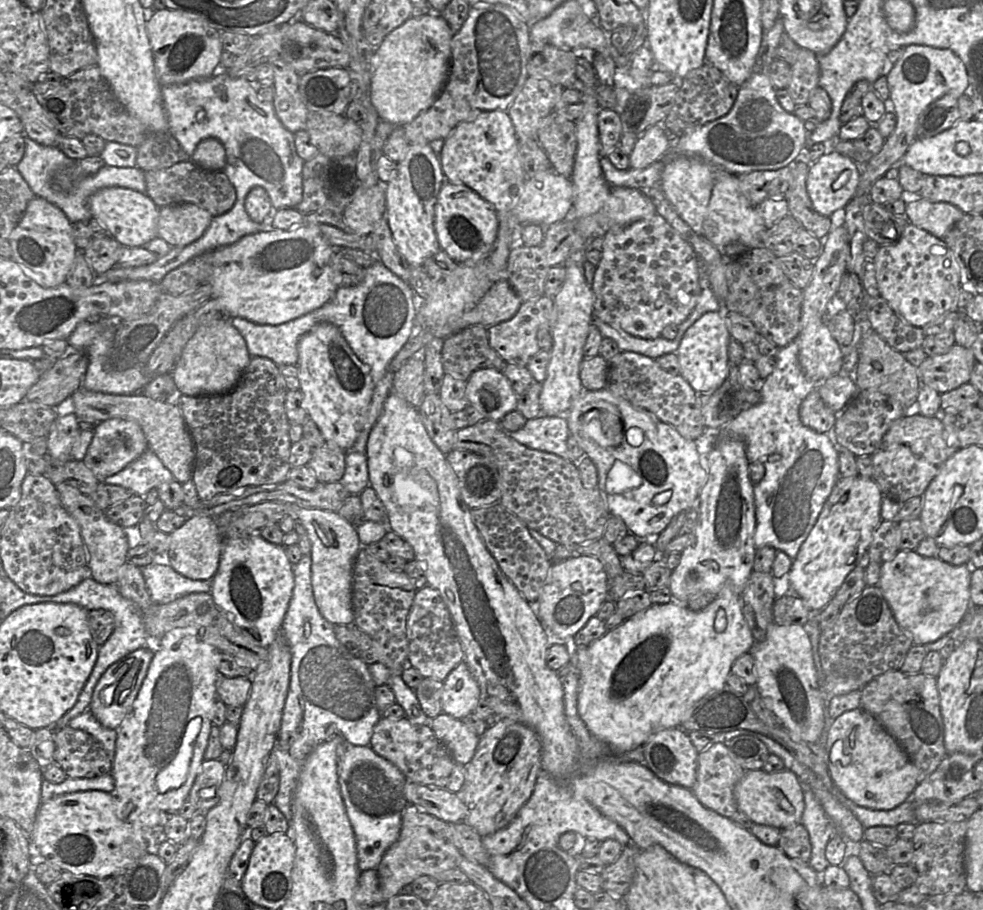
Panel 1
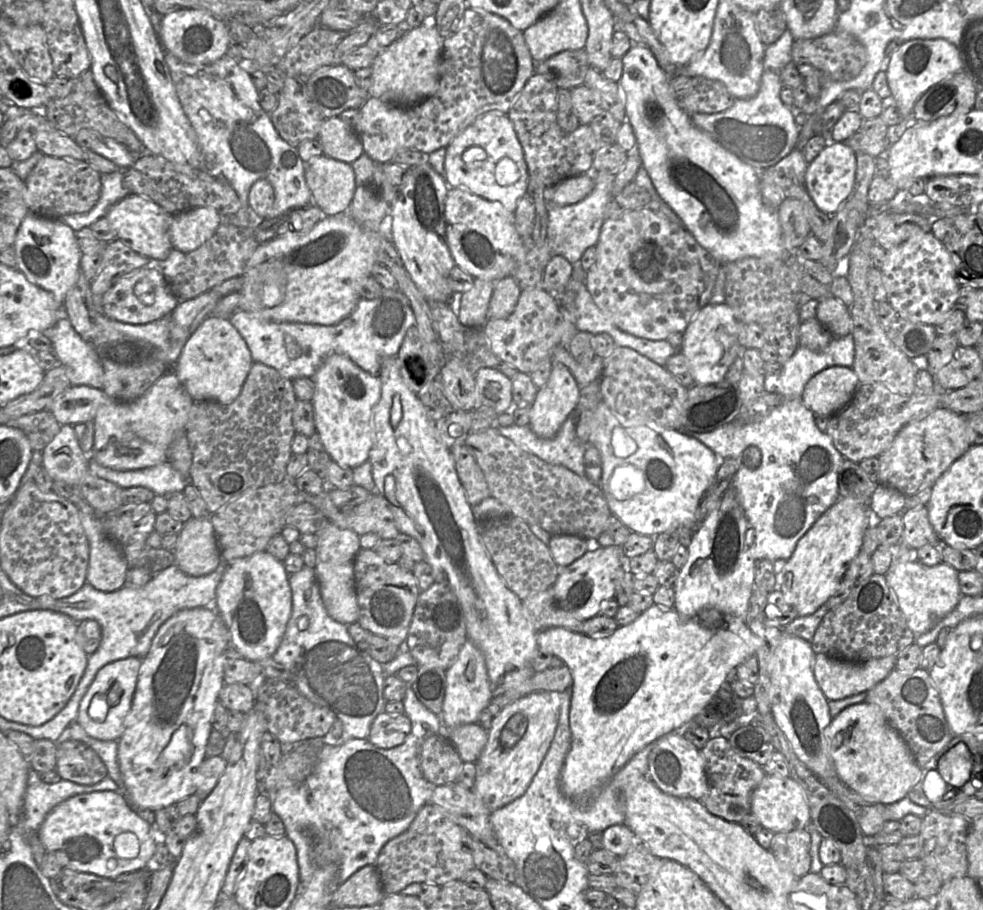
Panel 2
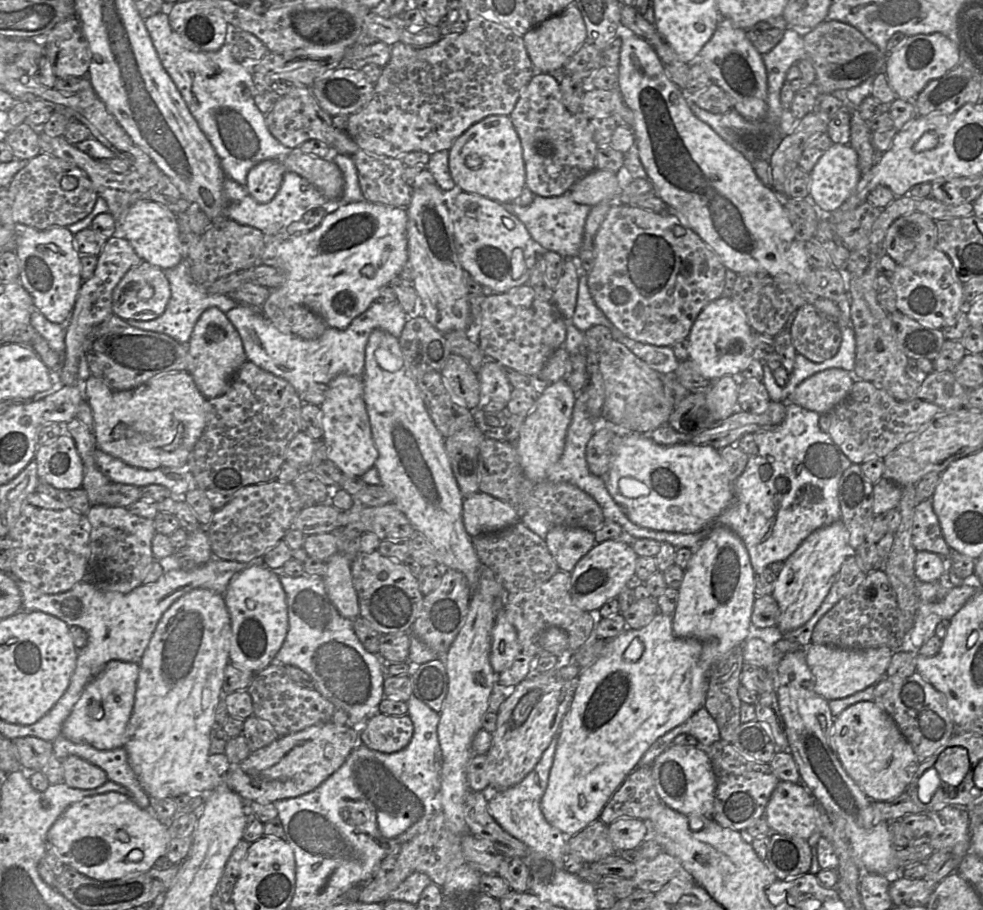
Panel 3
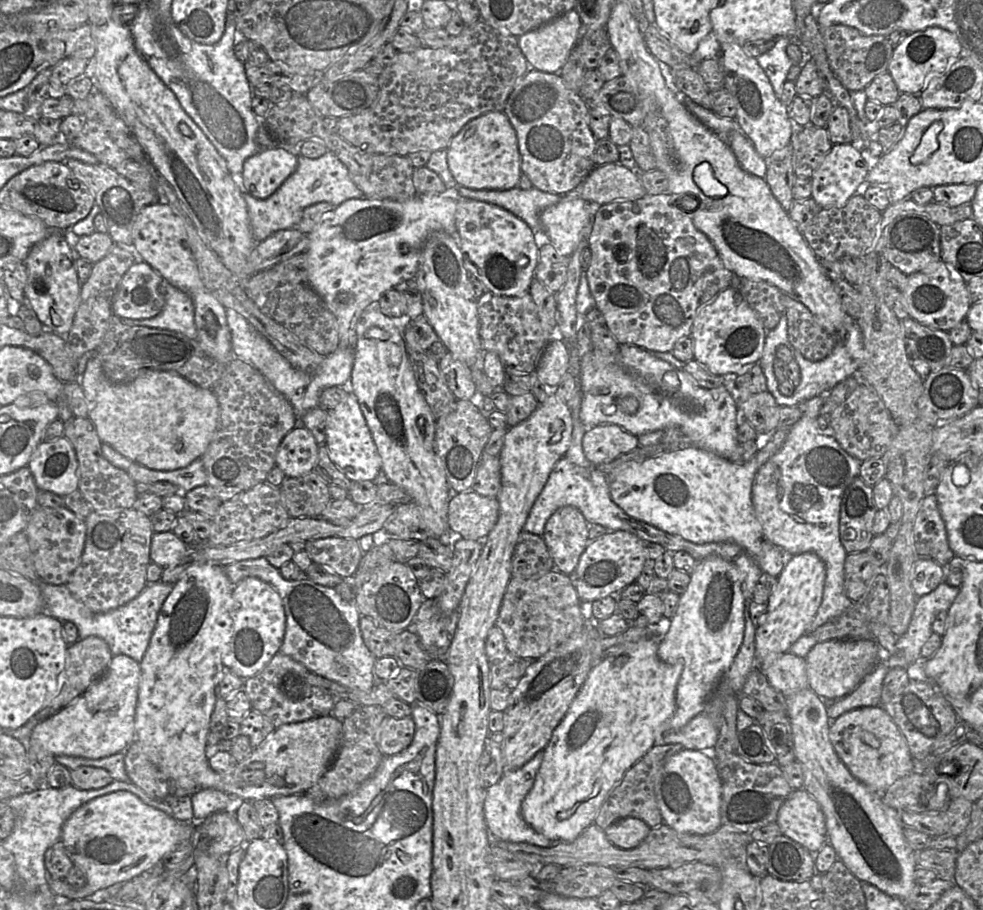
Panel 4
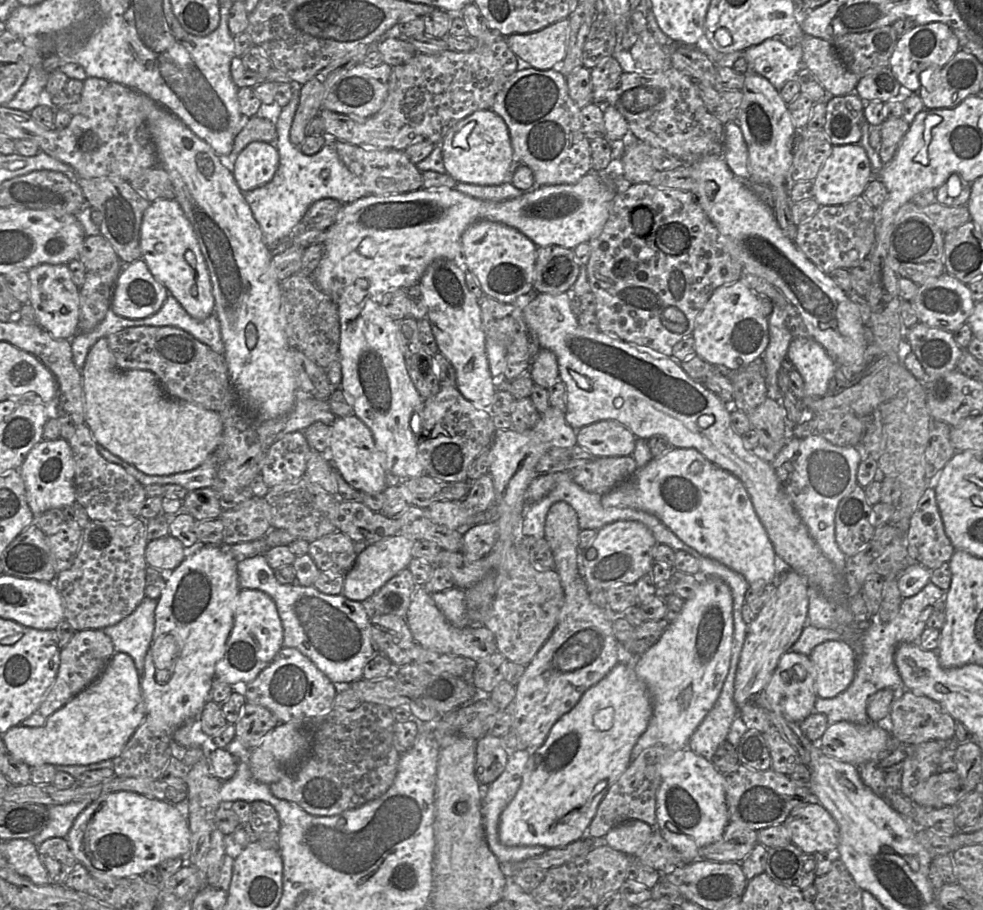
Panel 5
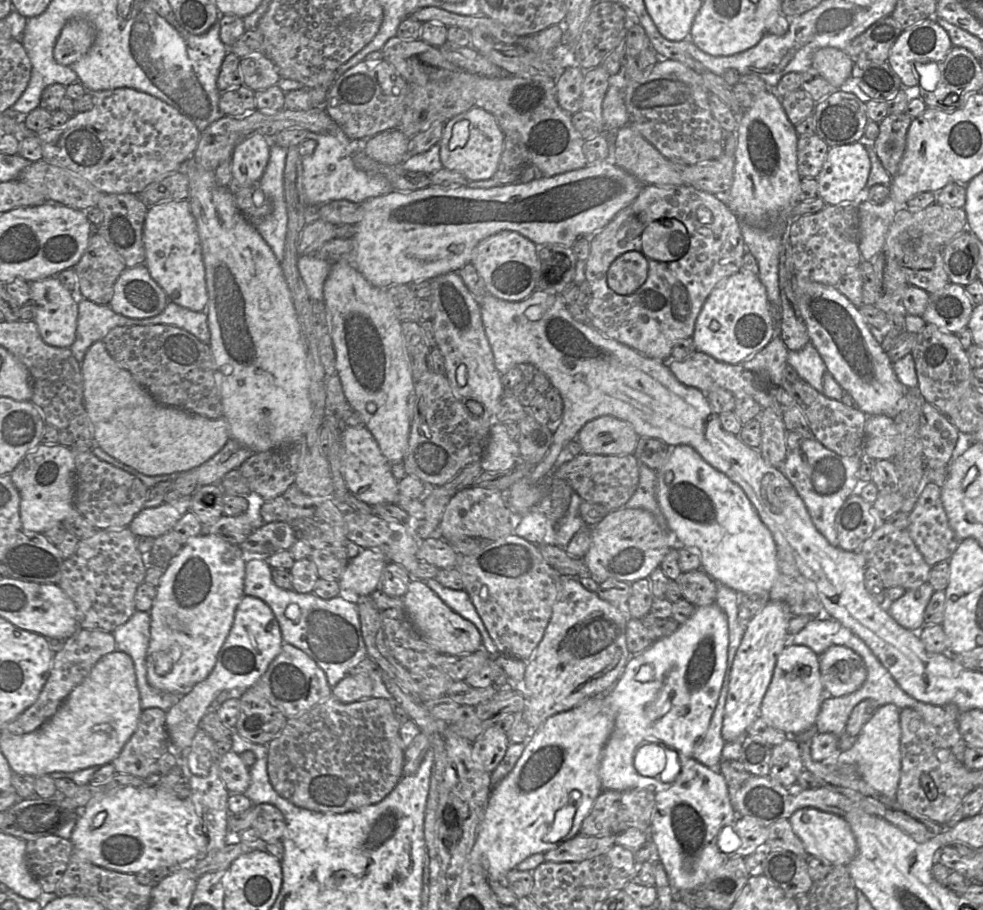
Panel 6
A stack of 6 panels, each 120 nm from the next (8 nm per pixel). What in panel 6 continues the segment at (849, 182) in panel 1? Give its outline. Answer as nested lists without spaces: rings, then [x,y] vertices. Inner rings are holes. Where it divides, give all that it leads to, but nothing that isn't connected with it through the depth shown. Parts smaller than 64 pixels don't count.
[[[861,142],[833,146],[829,148],[818,176],[818,196],[827,205],[857,202],[866,192],[866,183],[871,170],[867,148]]]

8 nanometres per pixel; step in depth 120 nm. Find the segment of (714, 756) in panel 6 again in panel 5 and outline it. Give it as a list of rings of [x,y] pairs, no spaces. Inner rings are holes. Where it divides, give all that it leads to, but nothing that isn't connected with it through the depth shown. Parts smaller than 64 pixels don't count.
[[[741,653],[732,661],[720,695],[690,738],[688,749],[711,761],[719,745],[726,740],[731,724],[739,715],[734,701],[734,683]]]

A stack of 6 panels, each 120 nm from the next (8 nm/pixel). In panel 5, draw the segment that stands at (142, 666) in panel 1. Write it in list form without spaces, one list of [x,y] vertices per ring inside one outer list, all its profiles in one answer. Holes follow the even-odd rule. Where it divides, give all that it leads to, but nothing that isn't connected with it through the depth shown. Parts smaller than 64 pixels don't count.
[[[115,652],[100,676],[93,683],[87,686],[84,690],[82,690],[76,696],[71,698],[65,705],[63,705],[61,708],[59,708],[50,716],[48,716],[48,718],[41,726],[27,727],[17,725],[10,727],[5,733],[3,733],[2,740],[8,754],[14,757],[15,759],[26,763],[29,766],[41,765],[44,763],[49,763],[52,765],[90,765],[104,760],[114,759],[115,757],[120,755],[126,743],[129,741],[133,733],[142,724],[146,717],[146,709],[140,687],[140,681],[141,677],[137,672],[133,659],[126,653]]]

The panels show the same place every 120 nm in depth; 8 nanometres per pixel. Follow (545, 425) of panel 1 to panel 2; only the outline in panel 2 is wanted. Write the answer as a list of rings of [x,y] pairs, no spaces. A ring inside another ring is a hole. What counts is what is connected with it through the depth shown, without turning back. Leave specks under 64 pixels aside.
[[[573,414],[565,420],[559,431],[549,439],[538,437],[529,426],[497,426],[499,433],[541,460],[561,465],[581,477],[586,477],[584,454],[586,445],[576,435]]]

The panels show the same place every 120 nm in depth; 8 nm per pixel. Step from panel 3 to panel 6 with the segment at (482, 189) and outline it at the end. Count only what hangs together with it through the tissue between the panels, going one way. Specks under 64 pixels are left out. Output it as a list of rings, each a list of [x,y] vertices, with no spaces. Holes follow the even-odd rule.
[[[473,106],[445,123],[439,142],[440,159],[444,168],[463,175],[468,181],[488,180],[497,171],[504,142],[505,134],[495,116]]]

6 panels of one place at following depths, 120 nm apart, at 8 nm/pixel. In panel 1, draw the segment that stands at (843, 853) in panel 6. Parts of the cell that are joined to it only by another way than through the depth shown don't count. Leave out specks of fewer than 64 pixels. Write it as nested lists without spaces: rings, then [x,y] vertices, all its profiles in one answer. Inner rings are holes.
[[[763,769],[746,770],[734,787],[738,811],[745,813],[754,823],[779,829],[801,823],[804,812],[804,790],[795,773],[788,769],[767,773]]]

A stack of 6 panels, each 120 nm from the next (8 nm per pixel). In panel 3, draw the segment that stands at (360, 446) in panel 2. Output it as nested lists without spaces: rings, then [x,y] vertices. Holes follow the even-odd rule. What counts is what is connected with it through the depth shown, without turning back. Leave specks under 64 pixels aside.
[[[341,374],[328,383],[325,400],[320,405],[323,441],[328,457],[343,475],[361,477],[375,466],[378,450],[375,446],[364,400],[361,377]]]

